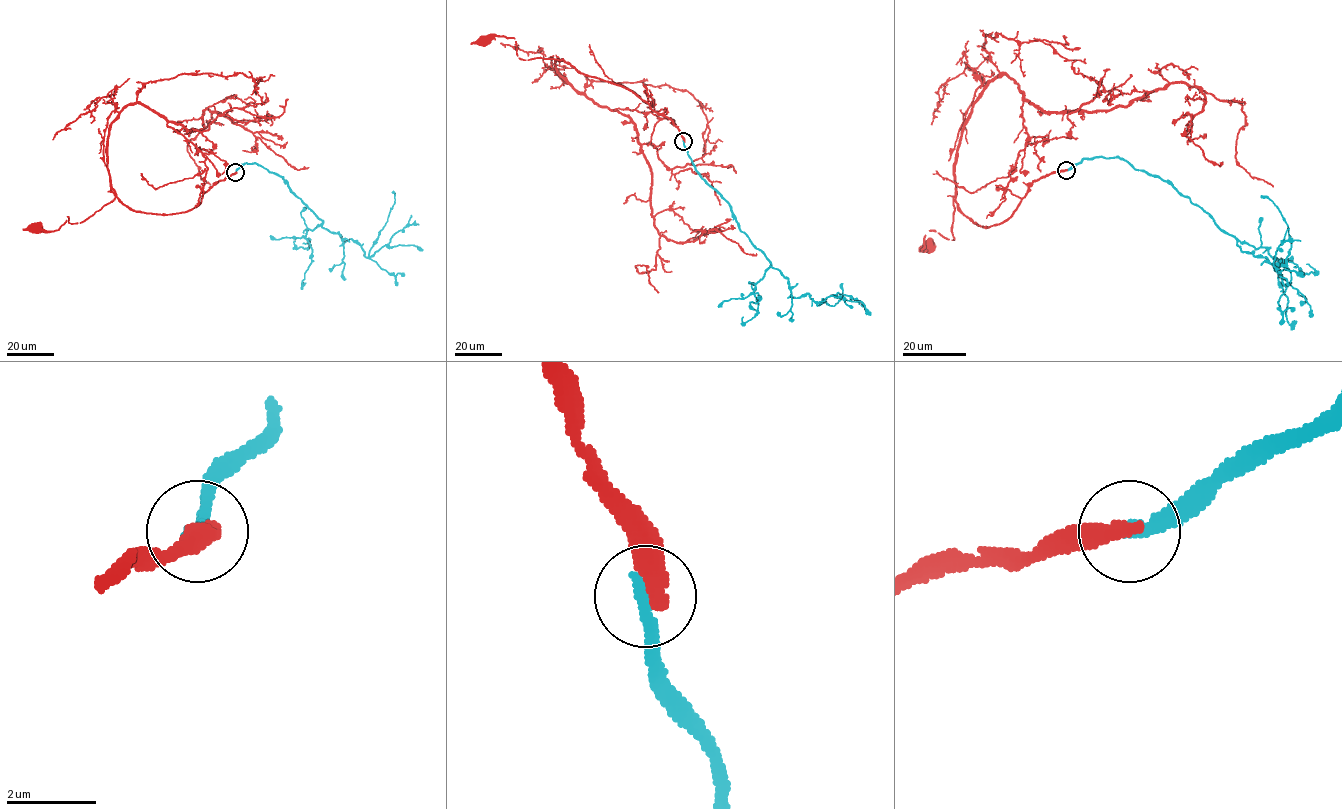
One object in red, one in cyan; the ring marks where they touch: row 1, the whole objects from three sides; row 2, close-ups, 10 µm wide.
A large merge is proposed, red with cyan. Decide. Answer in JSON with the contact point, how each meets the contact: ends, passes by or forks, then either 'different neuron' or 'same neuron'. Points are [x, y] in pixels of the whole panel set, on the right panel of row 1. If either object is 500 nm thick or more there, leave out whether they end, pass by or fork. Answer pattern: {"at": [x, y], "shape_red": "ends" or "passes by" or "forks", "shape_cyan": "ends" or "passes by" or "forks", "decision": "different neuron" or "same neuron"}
{"at": [1066, 170], "decision": "different neuron"}

